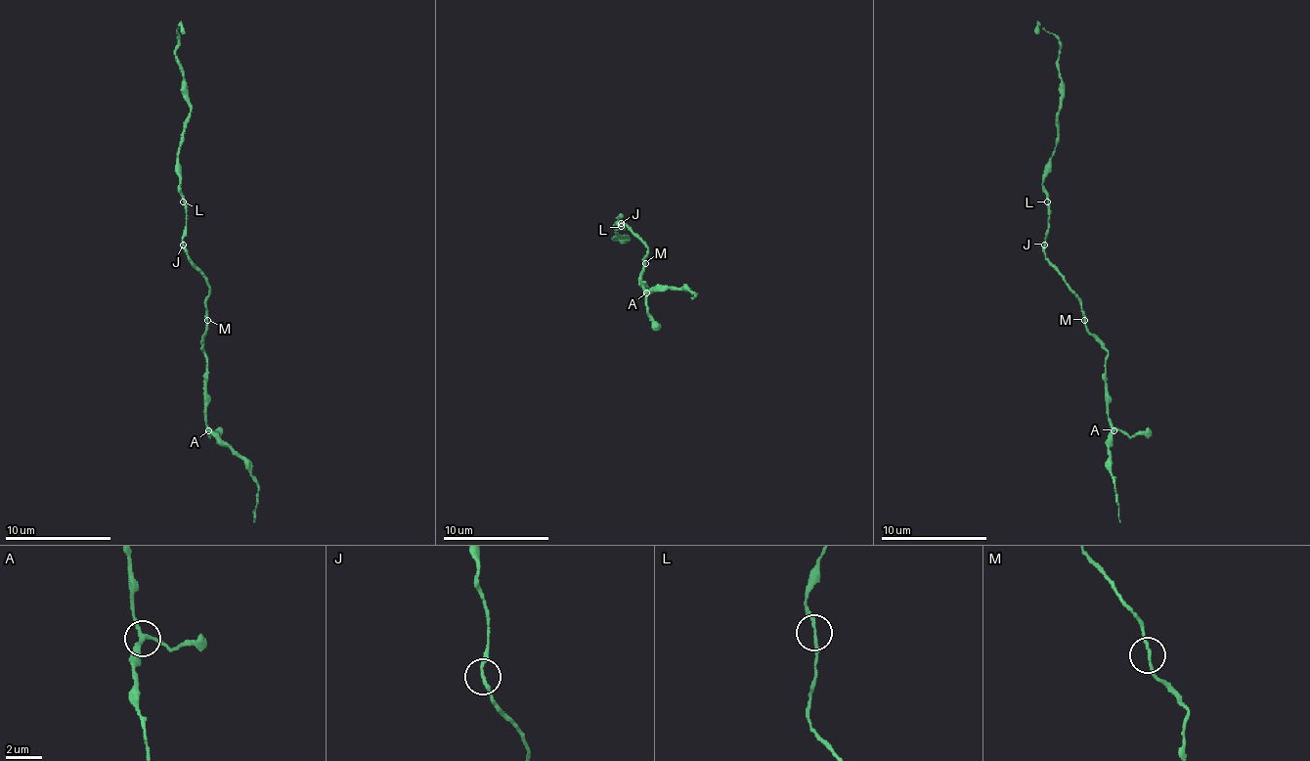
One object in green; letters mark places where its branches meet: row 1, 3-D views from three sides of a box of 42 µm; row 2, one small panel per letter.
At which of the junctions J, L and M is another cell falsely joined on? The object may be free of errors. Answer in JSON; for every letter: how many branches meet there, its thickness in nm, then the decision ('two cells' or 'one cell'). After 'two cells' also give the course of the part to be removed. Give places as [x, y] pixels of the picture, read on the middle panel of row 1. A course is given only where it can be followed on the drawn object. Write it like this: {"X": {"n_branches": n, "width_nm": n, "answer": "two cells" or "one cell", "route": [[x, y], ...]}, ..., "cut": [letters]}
{"J": {"n_branches": 2, "width_nm": 160, "answer": "one cell"}, "L": {"n_branches": 2, "width_nm": 160, "answer": "one cell"}, "M": {"n_branches": 2, "width_nm": 160, "answer": "one cell"}, "cut": []}

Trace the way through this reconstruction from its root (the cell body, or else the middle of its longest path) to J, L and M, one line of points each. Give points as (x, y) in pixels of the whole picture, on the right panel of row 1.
J: (1058, 271), (1044, 254), (1044, 245)
L: (1058, 271), (1044, 254), (1047, 201)
M: (1058, 271), (1079, 300), (1084, 319)

